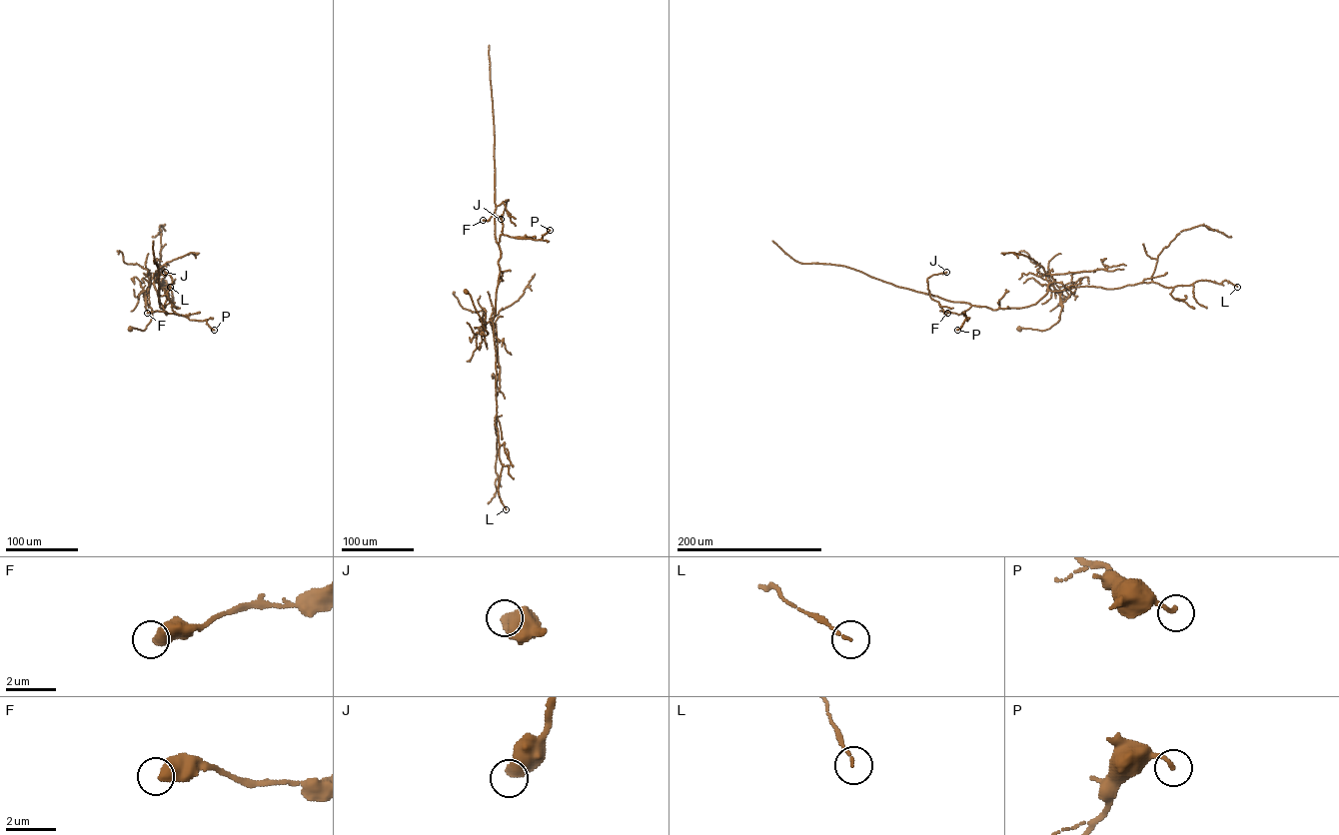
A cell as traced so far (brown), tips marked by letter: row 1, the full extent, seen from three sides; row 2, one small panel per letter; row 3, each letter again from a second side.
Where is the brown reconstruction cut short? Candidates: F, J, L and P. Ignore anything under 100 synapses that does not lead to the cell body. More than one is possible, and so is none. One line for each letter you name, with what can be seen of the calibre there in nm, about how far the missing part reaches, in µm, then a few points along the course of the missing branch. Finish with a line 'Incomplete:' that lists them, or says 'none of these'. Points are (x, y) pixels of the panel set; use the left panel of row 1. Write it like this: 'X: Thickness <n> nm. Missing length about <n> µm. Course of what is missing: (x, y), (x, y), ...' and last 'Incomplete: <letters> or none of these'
Incomplete: none of these

